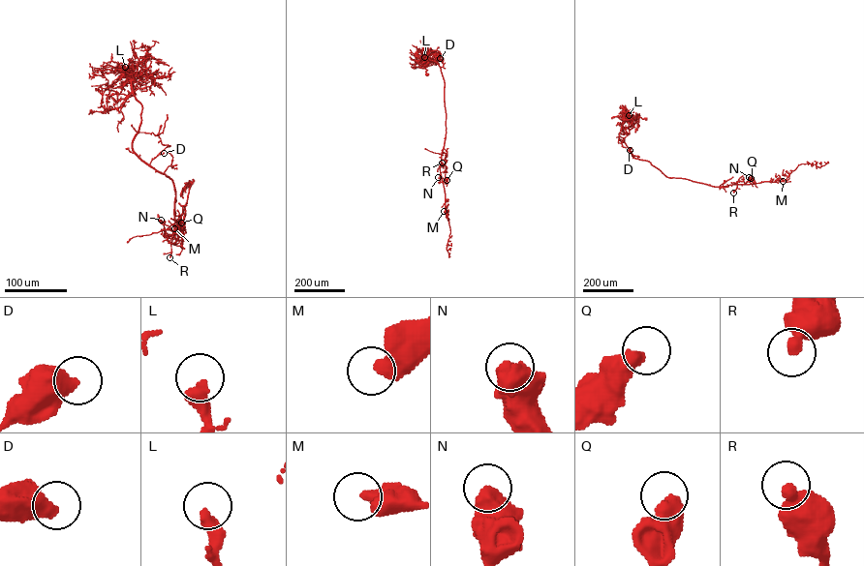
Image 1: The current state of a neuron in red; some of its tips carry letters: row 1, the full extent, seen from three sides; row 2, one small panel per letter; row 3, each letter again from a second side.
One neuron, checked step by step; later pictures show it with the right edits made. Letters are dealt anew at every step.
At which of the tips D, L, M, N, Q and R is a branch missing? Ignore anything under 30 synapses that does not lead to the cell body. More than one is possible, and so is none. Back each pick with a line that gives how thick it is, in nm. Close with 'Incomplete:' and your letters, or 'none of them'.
L: 440 nm thick
Incomplete: L

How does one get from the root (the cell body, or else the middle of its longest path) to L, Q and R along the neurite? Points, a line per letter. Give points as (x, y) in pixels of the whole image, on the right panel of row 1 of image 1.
L: (645, 119), (629, 115)
Q: (645, 119), (625, 119), (619, 139), (633, 157), (649, 162), (666, 176), (719, 187), (753, 184), (751, 178)
R: (645, 119), (629, 117), (621, 123), (619, 139), (633, 157), (669, 177), (716, 187), (736, 183), (733, 193)

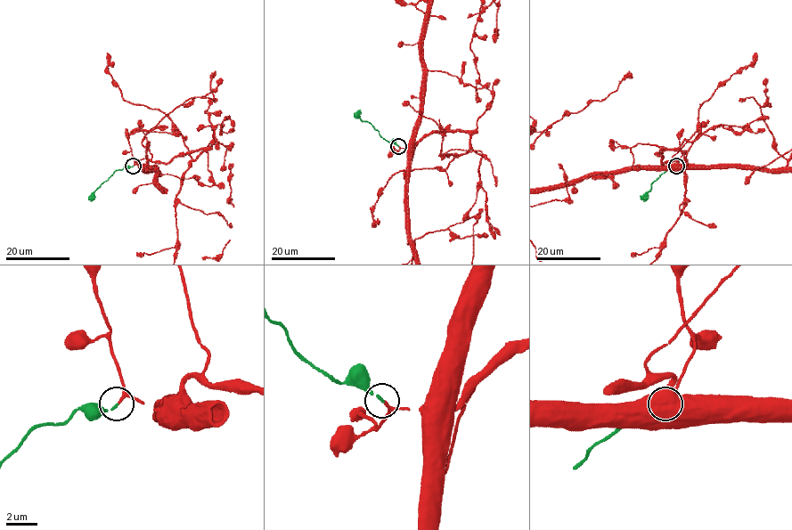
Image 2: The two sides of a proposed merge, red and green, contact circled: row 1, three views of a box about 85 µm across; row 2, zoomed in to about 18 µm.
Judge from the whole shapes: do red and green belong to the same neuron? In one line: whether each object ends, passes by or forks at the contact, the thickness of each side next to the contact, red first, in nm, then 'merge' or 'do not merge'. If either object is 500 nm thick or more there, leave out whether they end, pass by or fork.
red passes by; green ends there; 140 nm thick on the red side, 140 nm on the other; merge

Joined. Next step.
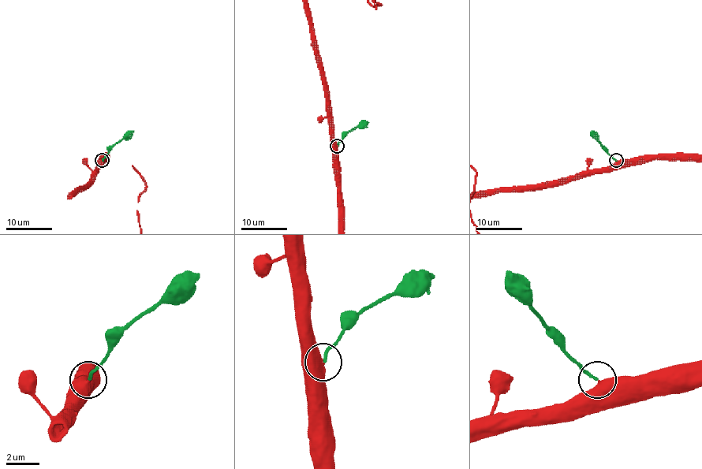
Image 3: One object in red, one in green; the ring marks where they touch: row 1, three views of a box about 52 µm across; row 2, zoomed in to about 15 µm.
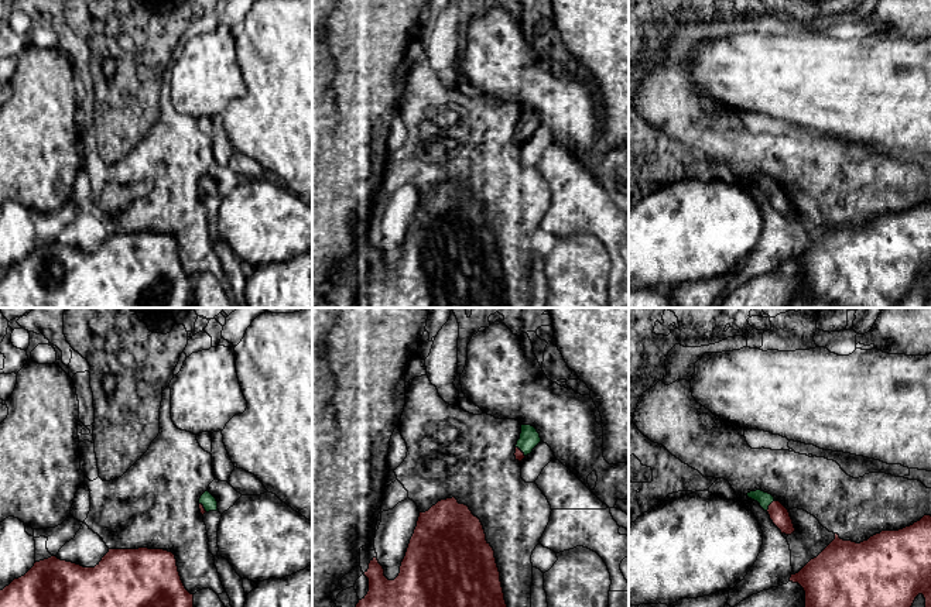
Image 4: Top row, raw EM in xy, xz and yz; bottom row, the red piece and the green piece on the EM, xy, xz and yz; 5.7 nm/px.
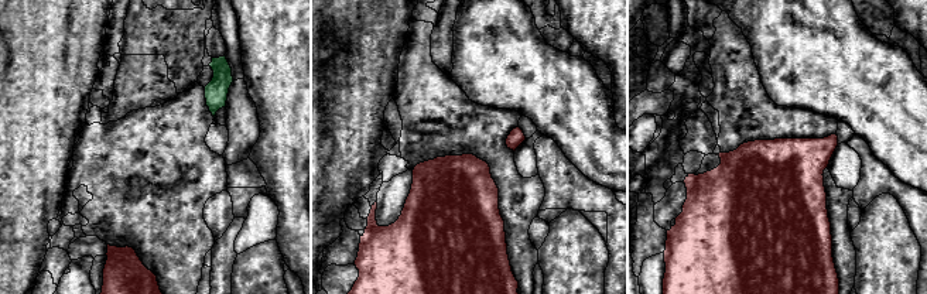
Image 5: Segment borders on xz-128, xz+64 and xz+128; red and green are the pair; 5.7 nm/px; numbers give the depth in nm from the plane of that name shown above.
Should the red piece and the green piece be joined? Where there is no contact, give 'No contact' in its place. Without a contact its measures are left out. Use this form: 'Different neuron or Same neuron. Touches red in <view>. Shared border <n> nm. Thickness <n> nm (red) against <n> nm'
Same neuron. Touches red in yz. Shared border 80 nm. Thickness 110 nm (red) against 80 nm

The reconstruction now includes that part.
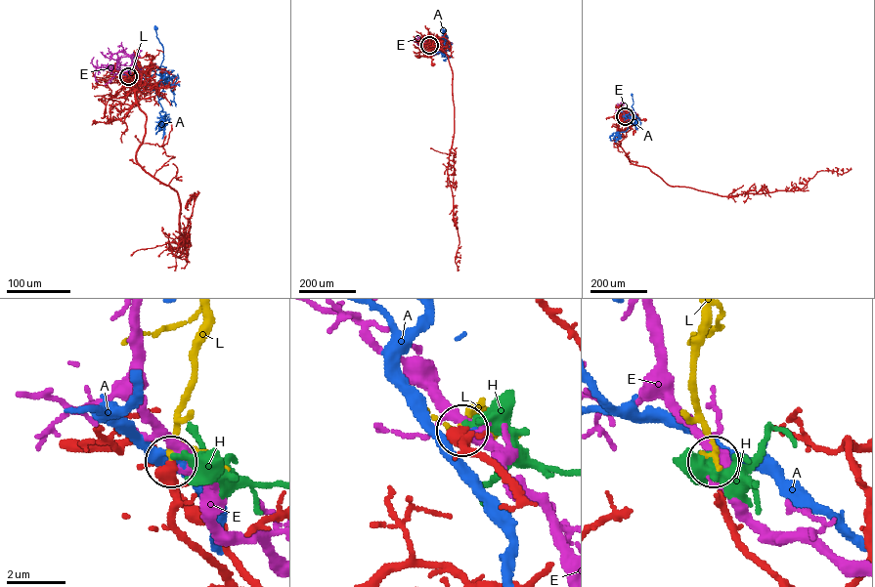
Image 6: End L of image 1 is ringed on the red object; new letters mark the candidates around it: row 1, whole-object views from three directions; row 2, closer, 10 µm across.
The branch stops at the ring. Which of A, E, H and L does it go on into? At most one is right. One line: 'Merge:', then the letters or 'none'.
Merge: L

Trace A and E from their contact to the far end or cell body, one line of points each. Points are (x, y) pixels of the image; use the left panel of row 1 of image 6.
A: (129, 76), (142, 85), (153, 86), (161, 81), (163, 51), (156, 27)
E: (129, 76), (133, 55), (121, 57), (109, 66), (94, 65), (96, 82)

